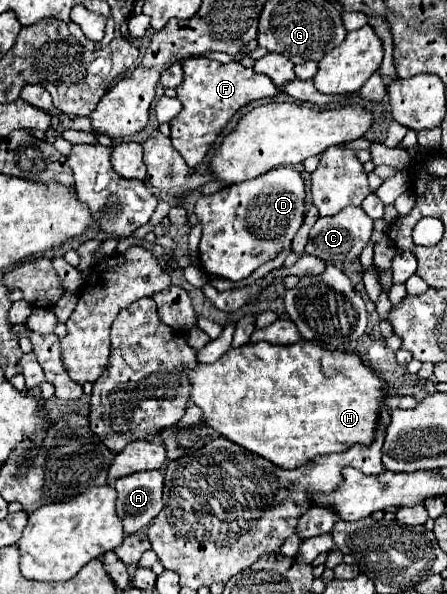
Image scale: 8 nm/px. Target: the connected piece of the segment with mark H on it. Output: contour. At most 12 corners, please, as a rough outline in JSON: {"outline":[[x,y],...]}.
{"outline":[[308,340],[186,376],[206,426],[282,468],[374,440],[382,380]]}

